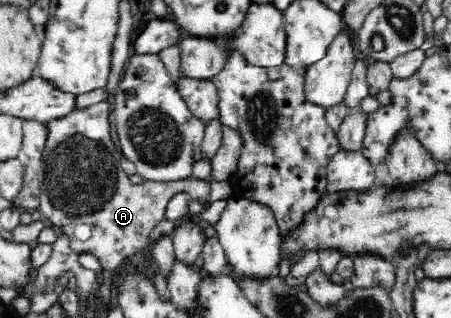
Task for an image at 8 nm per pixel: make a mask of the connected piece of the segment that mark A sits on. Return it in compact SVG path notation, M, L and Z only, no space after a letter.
M100 101L46 123L39 196L42 219L70 238L76 254L93 254L109 271L120 268L130 255L150 245L150 234L165 218L167 202L174 194L186 191L192 199L208 199L208 180L229 181L244 150L242 133L223 125L222 148L208 159L201 173L183 181L142 180L132 184L120 163L122 153L118 152L110 134L111 117L110 104Z

